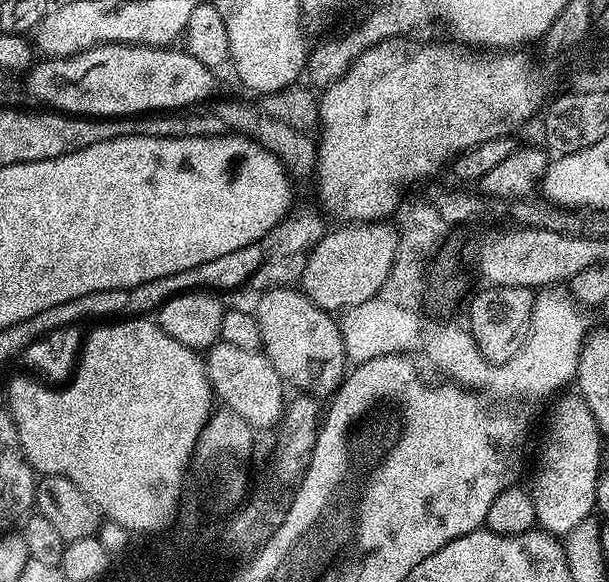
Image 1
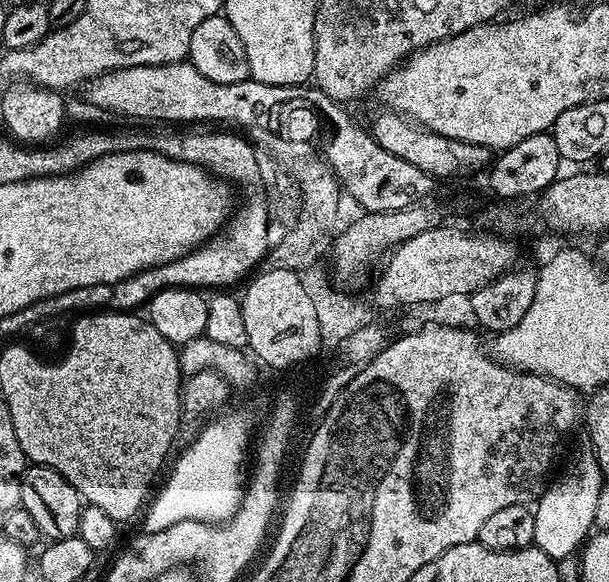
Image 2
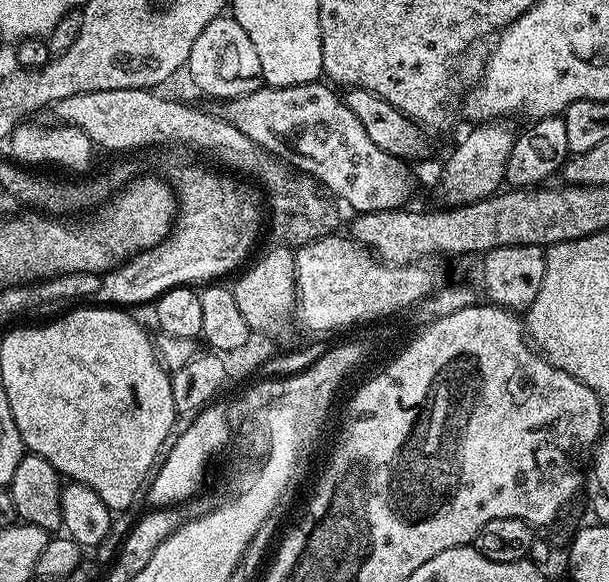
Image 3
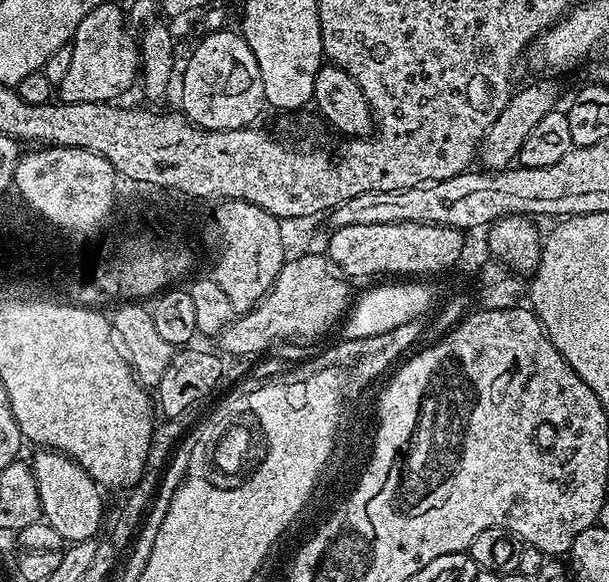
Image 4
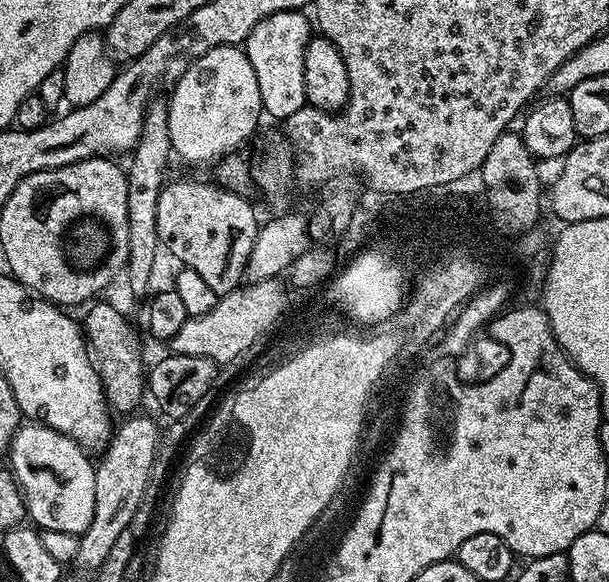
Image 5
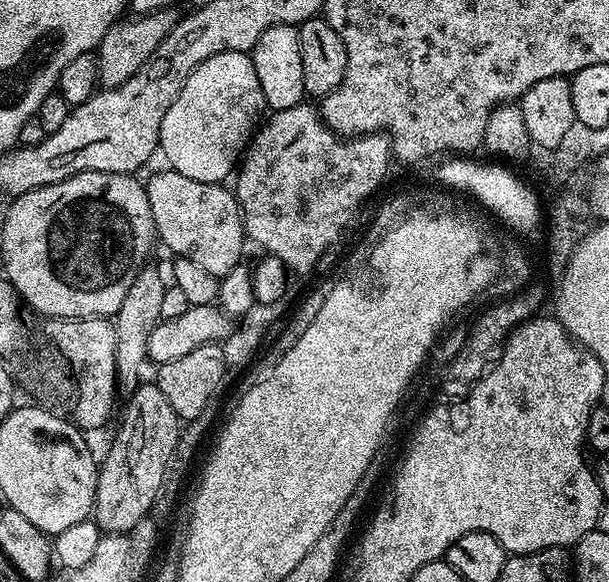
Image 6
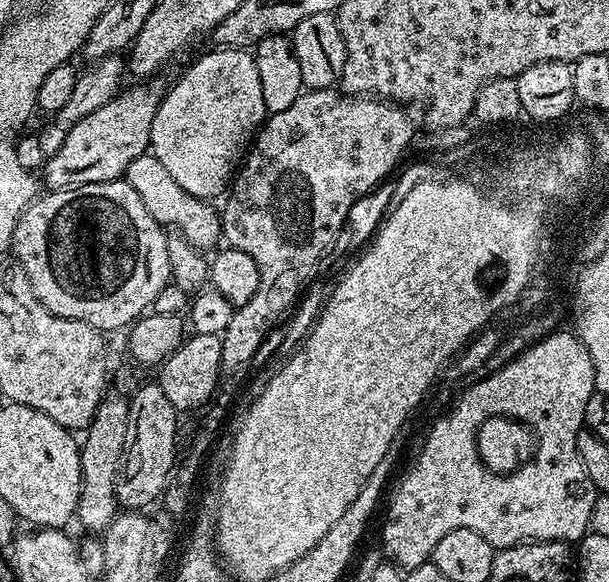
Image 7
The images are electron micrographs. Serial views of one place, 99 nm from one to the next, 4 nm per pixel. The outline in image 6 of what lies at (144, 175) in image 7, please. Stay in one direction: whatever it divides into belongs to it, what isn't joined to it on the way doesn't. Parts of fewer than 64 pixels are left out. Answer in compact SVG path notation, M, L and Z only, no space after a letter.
M171 170L163 171L146 180L148 205L152 211L152 227L159 243L161 240L170 251L177 252L177 257L191 260L212 276L217 278L224 276L234 265L241 263L240 251L243 250L244 244L246 245L244 219L240 216L235 195L229 189L227 192L223 183L203 184Z

